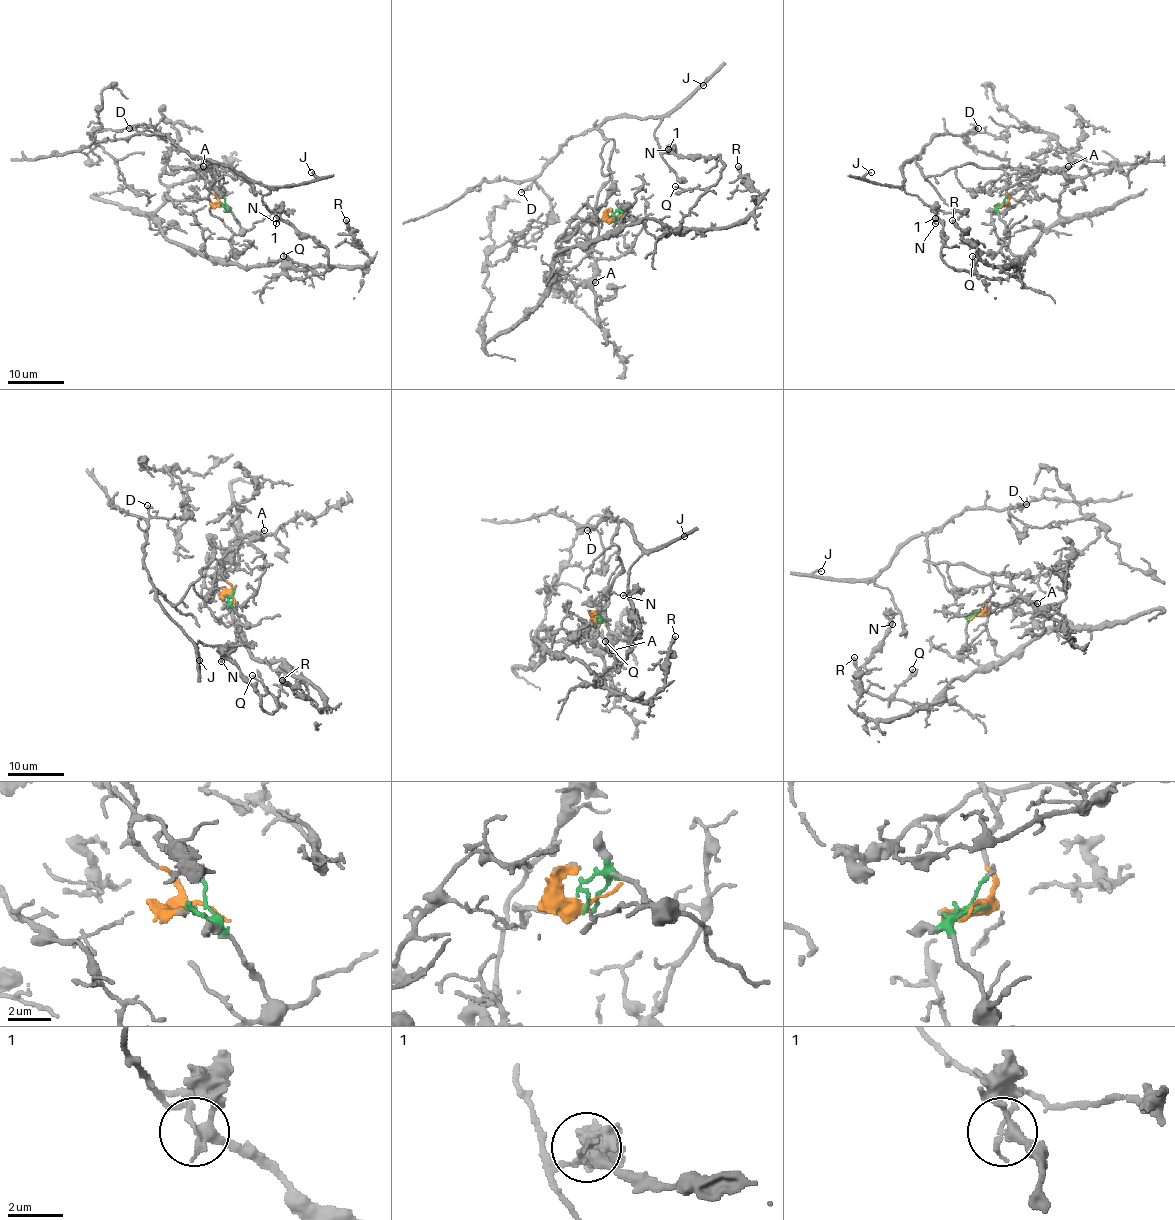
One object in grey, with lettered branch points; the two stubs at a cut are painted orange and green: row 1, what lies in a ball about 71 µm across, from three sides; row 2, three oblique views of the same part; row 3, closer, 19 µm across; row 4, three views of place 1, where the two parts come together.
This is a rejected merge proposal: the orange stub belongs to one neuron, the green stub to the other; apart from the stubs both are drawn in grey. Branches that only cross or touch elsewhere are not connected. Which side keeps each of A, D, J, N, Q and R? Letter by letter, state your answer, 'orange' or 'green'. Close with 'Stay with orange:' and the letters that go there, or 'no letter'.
A: green
D: orange
J: orange
N: orange
Q: green
R: green
Stay with orange: D, J, N

